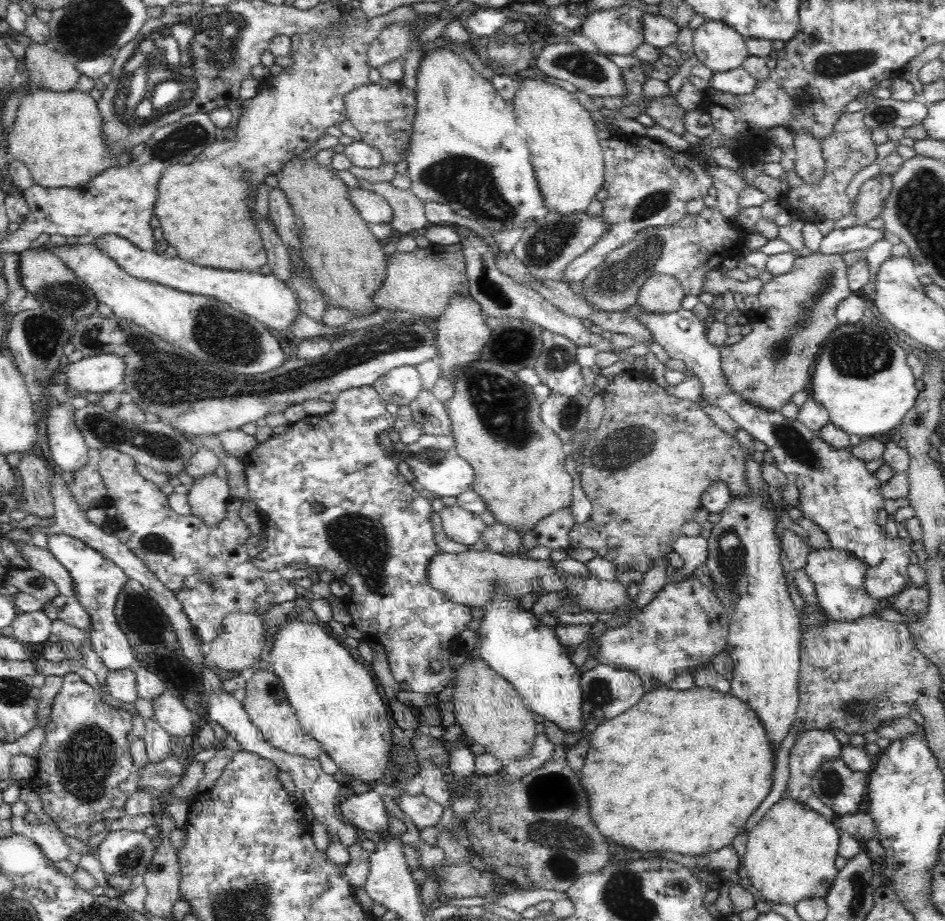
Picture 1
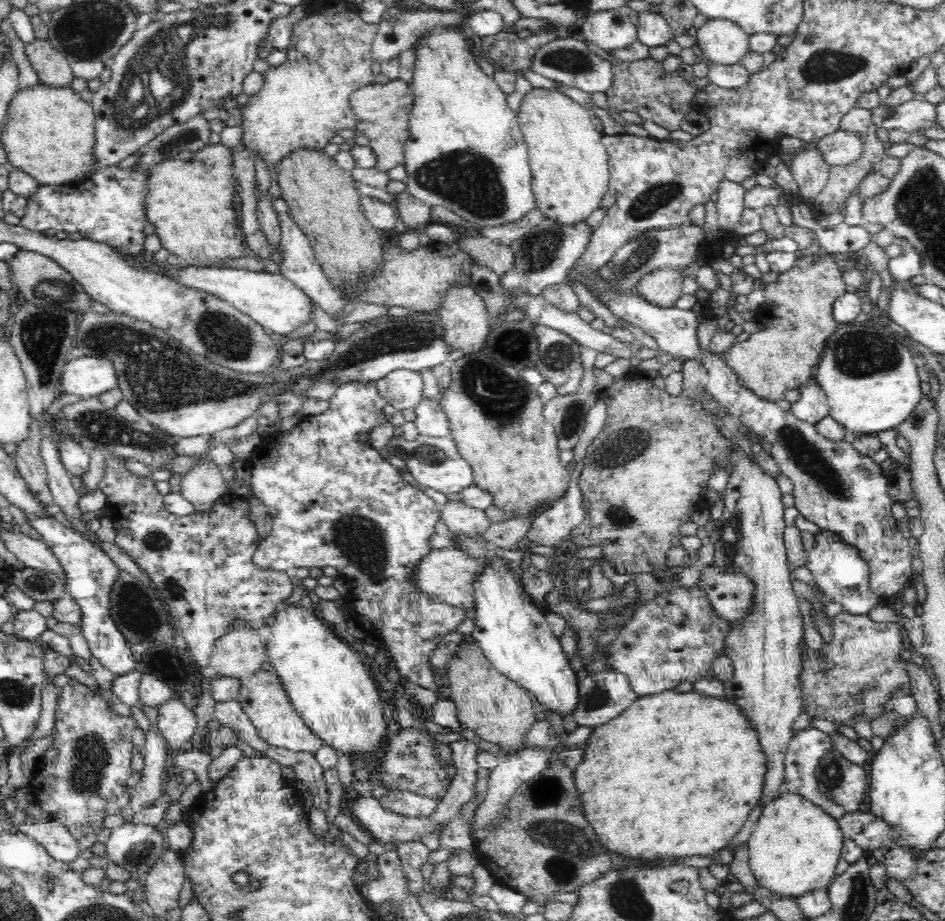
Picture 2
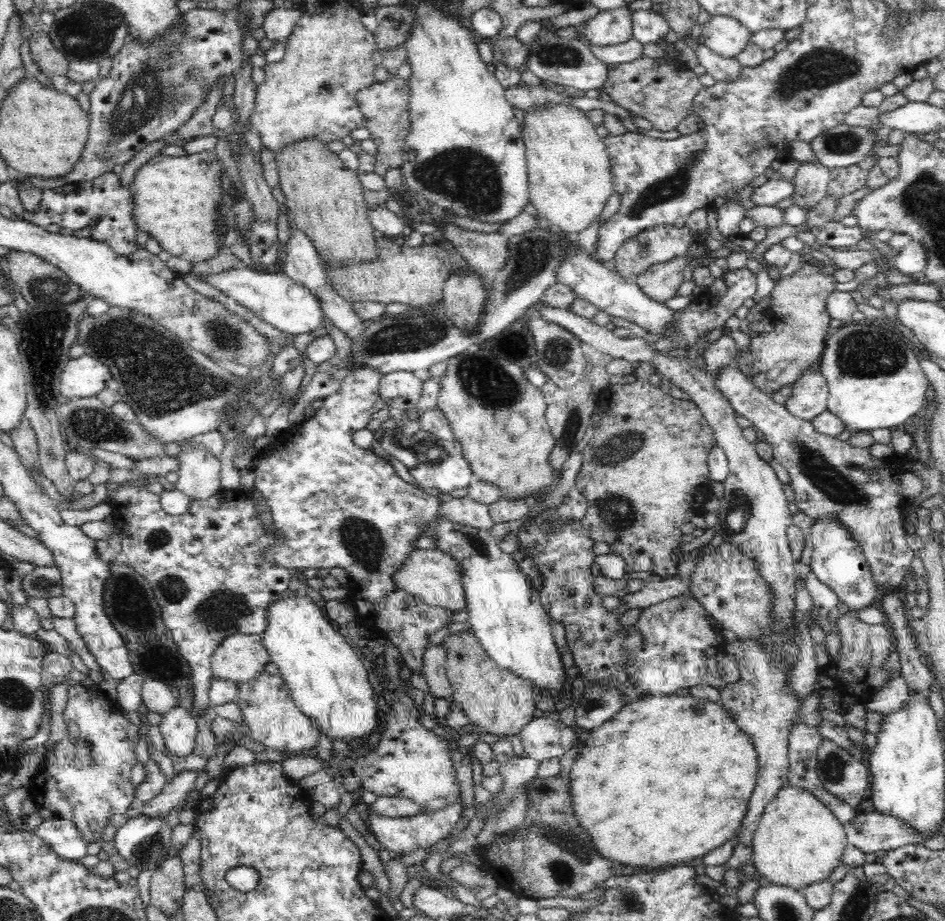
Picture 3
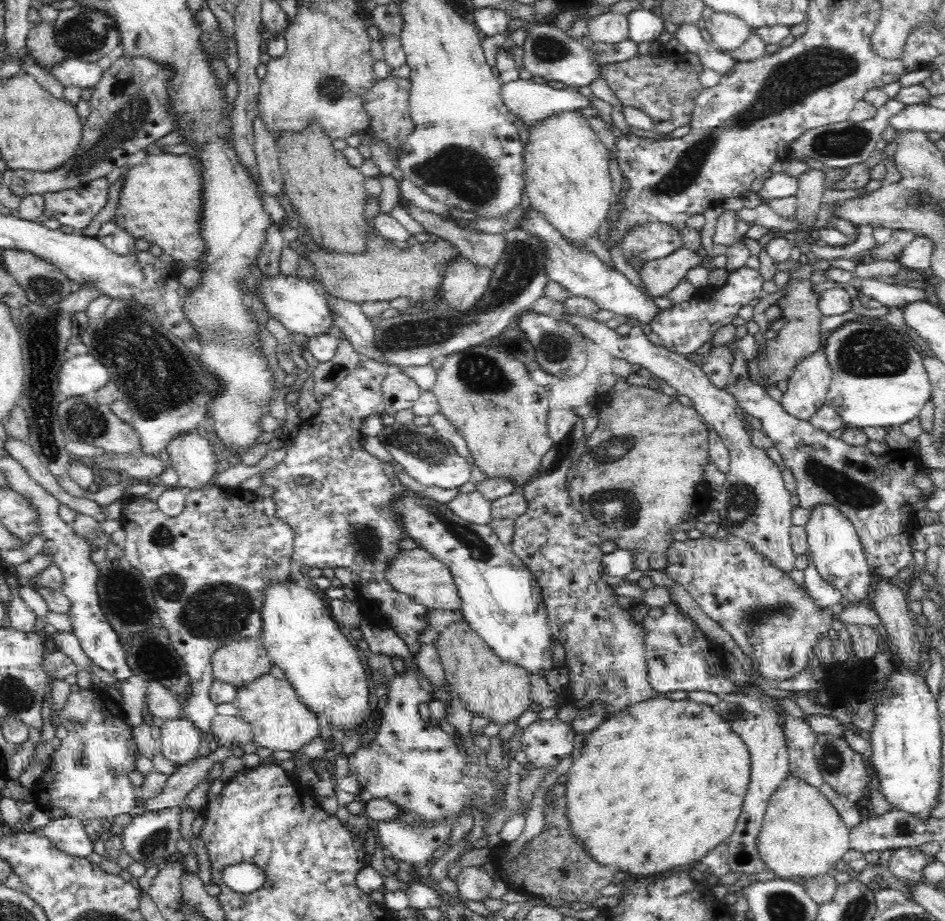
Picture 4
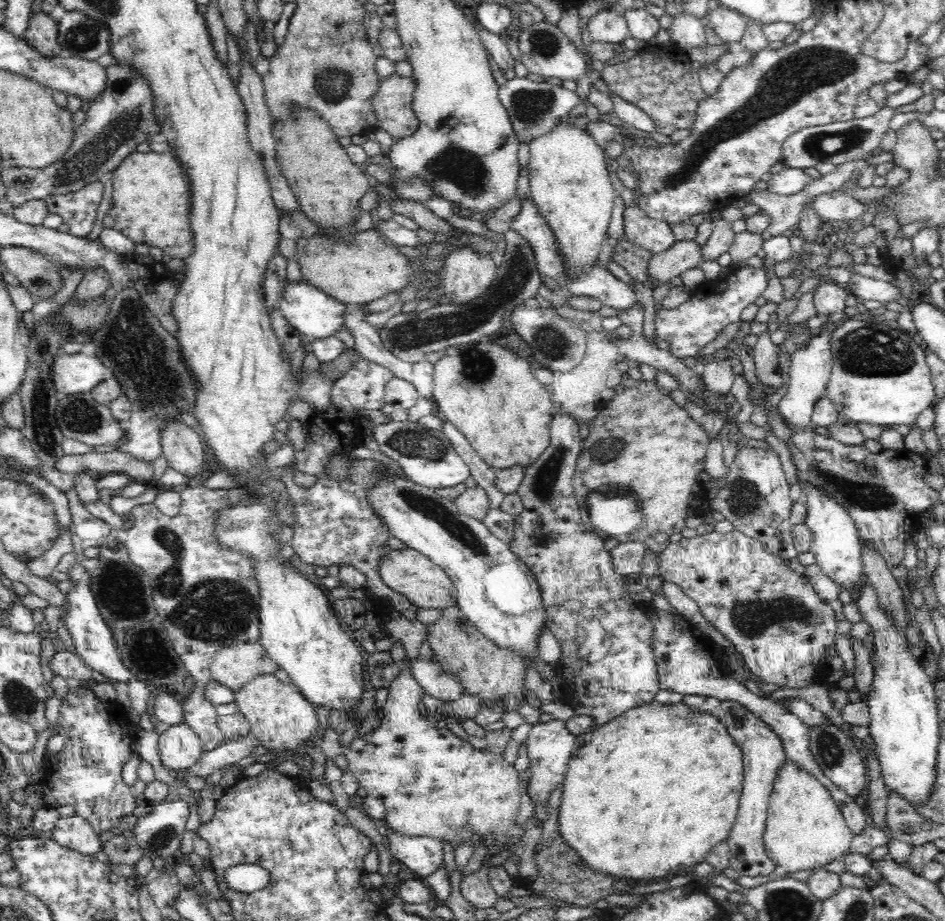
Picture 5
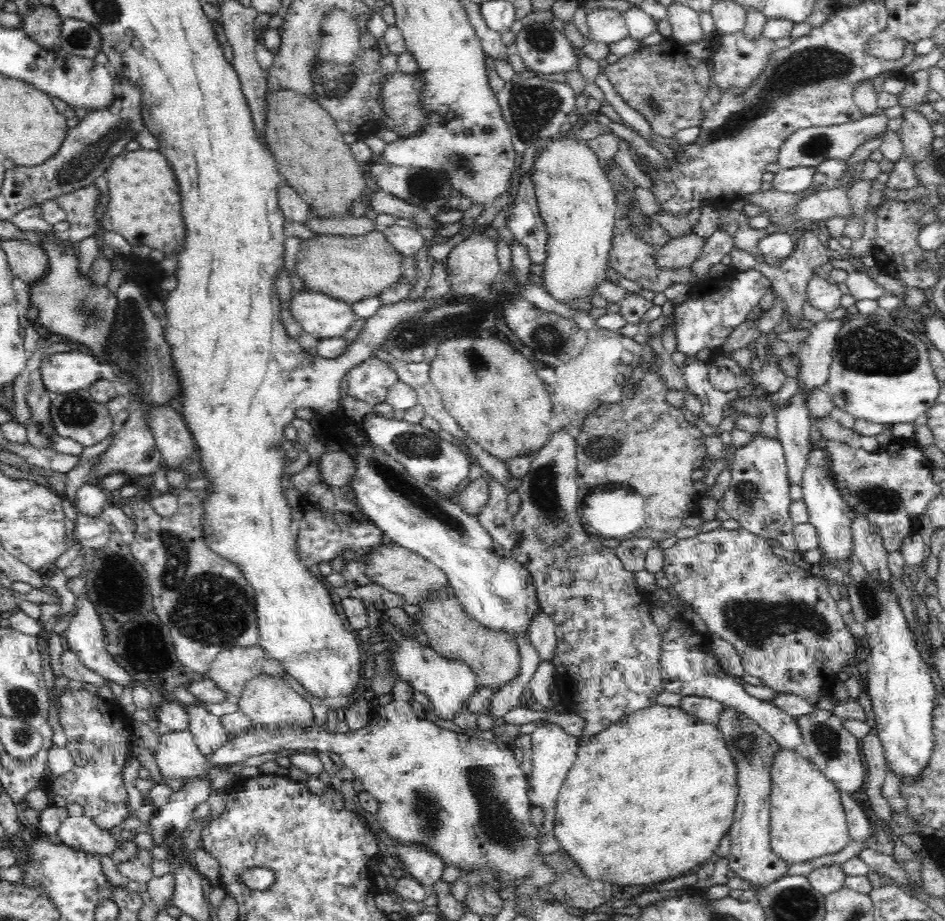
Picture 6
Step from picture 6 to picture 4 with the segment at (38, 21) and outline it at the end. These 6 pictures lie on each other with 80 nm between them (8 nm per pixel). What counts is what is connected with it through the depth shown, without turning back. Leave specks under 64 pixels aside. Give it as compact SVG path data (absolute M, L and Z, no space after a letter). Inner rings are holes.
M40 22L31 26L27 34L26 50L33 58L38 59L38 64L45 70L52 70L65 61L66 53L54 40L55 24Z

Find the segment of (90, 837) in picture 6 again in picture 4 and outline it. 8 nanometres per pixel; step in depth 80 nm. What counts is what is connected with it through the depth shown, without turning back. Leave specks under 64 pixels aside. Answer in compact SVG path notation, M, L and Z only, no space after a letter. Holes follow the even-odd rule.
M76 817L52 819L50 824L38 830L38 833L68 857L86 858L94 851L94 842L84 830L82 821Z

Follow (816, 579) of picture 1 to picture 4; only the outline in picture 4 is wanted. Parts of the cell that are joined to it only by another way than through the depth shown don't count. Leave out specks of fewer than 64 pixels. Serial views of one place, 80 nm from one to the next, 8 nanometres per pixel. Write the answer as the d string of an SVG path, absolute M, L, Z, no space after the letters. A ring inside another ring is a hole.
M818 505L810 512L805 529L808 533L811 561L822 578L838 588L850 604L868 600L873 585L873 574L866 560L863 544L859 541L858 533L854 525L850 524L850 520L847 520L834 505Z

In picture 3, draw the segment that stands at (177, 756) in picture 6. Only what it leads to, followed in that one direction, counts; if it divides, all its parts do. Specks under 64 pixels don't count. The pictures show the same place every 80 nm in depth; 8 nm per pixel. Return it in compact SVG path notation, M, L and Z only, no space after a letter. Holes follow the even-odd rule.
M177 704L172 710L162 714L159 729L170 756L192 754L198 727L195 716L189 711L189 706Z

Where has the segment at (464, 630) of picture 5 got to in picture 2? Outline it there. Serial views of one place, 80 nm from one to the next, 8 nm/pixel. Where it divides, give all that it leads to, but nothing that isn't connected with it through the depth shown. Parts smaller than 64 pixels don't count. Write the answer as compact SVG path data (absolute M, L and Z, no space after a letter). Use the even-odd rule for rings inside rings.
M462 640L456 652L446 666L446 676L449 680L450 700L455 703L457 718L460 723L472 728L482 740L500 744L508 752L520 752L525 748L525 734L530 732L530 726L536 722L537 708L531 704L526 689L503 676L483 656L478 643Z

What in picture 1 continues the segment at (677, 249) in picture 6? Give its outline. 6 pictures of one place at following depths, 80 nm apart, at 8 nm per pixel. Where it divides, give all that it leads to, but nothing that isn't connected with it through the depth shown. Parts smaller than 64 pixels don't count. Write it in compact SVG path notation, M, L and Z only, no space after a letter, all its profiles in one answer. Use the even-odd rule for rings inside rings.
M656 273L640 287L637 304L642 312L670 314L682 308L685 295L676 277Z

